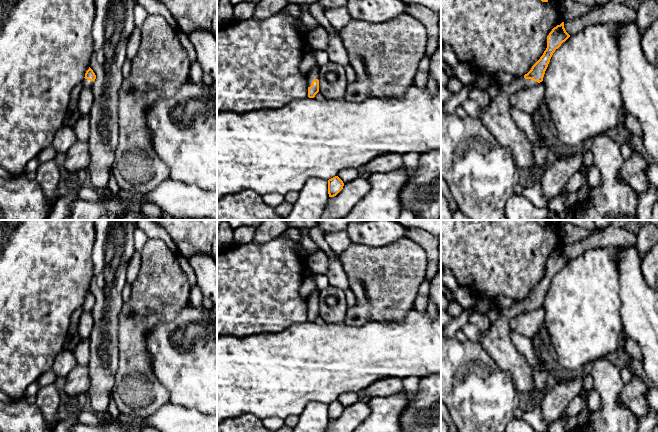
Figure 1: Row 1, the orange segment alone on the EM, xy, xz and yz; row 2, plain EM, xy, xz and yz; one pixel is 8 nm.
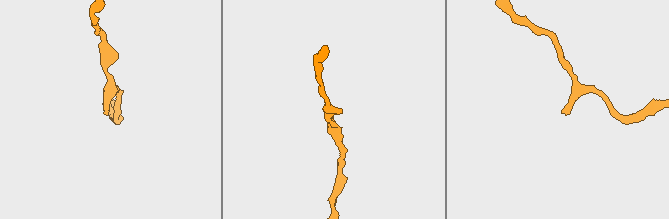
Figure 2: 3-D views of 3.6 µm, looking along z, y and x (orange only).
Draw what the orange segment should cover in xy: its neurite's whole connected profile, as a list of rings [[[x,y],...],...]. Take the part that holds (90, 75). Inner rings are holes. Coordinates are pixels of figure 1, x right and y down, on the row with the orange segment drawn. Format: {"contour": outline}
{"contour": [[[89,67],[89,69],[85,73],[85,77],[82,81],[82,84],[84,87],[91,88],[95,79],[96,79],[96,75],[93,72],[93,70]]]}

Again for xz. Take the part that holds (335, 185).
{"contour": [[[335,176],[329,179],[328,180],[329,197],[336,196],[343,189],[343,186],[344,186],[344,183],[338,176]]]}

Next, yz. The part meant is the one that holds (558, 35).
{"contour": [[[564,22],[554,27],[547,36],[546,50],[531,70],[524,76],[515,78],[510,84],[501,86],[499,94],[483,108],[479,120],[497,141],[511,152],[519,168],[533,168],[534,155],[532,143],[517,127],[511,116],[509,96],[520,89],[533,87],[542,82],[553,53],[569,37]]]}

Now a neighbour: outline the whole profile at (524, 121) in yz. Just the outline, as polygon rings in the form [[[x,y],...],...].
[[[510,106],[510,113],[517,127],[526,135],[529,141],[534,145],[542,146],[543,142],[537,135],[533,117],[513,106]]]

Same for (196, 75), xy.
[[[197,60],[194,63],[191,63],[190,80],[195,85],[202,85],[203,72],[202,72],[201,66]]]

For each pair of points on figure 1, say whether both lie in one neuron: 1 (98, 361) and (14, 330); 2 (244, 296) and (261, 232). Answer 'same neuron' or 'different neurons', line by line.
1: different neurons
2: different neurons

